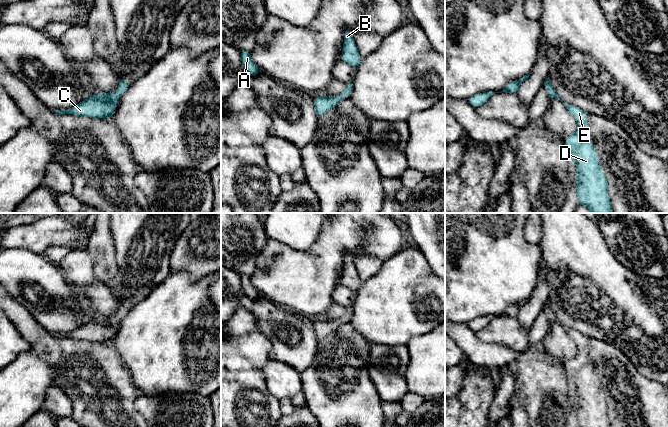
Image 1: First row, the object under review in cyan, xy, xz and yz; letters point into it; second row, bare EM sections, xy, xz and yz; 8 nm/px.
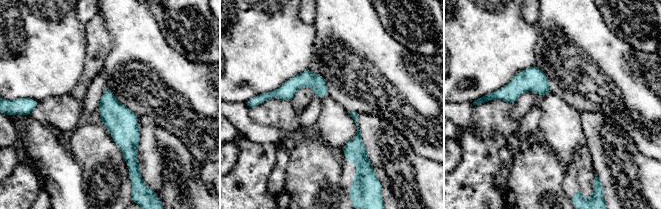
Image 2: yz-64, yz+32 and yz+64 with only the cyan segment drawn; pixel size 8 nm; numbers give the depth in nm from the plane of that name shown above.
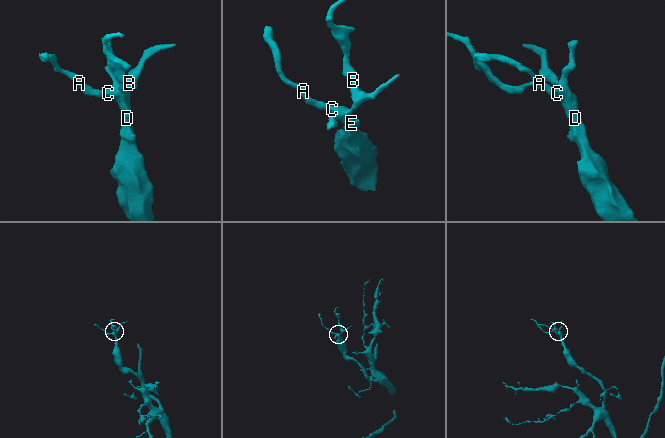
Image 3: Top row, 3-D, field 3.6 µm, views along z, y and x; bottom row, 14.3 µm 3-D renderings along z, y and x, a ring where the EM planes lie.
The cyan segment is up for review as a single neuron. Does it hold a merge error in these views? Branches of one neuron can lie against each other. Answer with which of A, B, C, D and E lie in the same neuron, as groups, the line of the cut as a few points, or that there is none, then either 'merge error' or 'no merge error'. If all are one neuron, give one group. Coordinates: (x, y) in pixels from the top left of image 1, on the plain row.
A B C D E | no cut | no merge error

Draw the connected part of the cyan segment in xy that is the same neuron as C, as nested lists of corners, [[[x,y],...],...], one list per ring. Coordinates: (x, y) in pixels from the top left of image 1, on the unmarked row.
[[[122,301],[119,304],[118,315],[110,318],[105,318],[98,315],[89,322],[83,324],[74,331],[66,334],[53,334],[57,339],[74,338],[76,340],[85,340],[89,342],[107,342],[110,343],[117,333],[116,325],[124,318],[129,309],[127,301]]]

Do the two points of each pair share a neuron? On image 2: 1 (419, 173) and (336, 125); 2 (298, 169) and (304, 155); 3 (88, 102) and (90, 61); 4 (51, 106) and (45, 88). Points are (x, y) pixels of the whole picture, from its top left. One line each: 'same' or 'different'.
1: different
2: same
3: different
4: different

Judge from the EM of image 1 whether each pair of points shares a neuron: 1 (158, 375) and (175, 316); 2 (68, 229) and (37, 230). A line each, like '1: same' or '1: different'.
1: same
2: same

